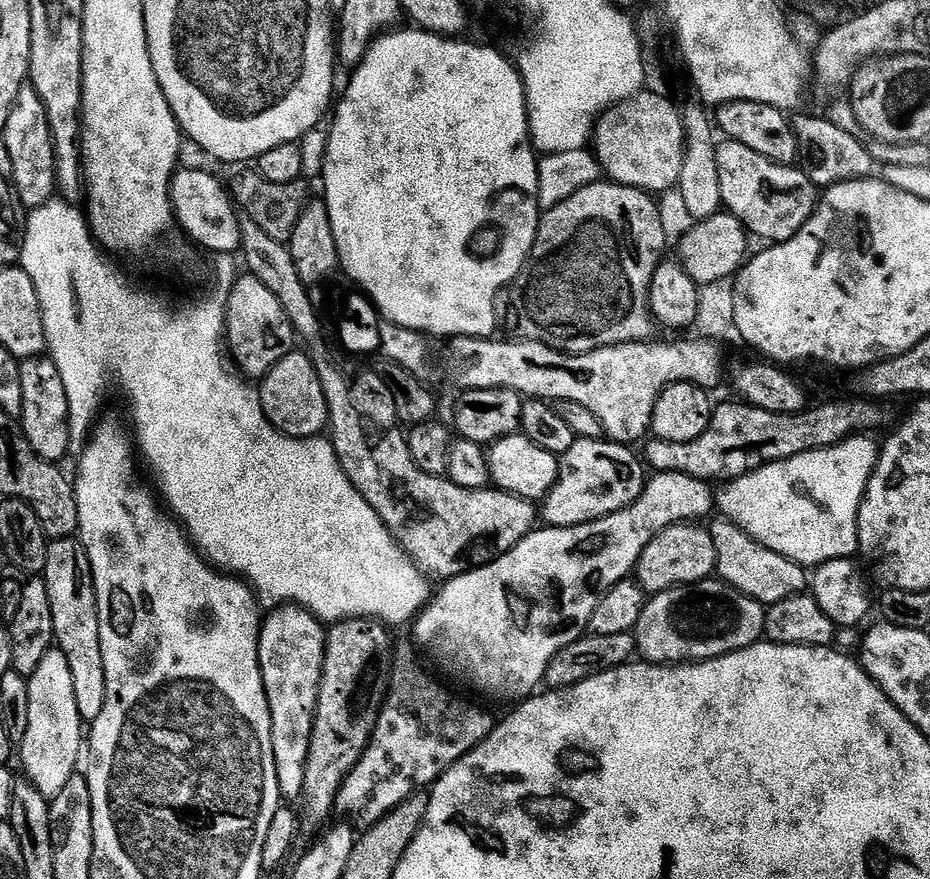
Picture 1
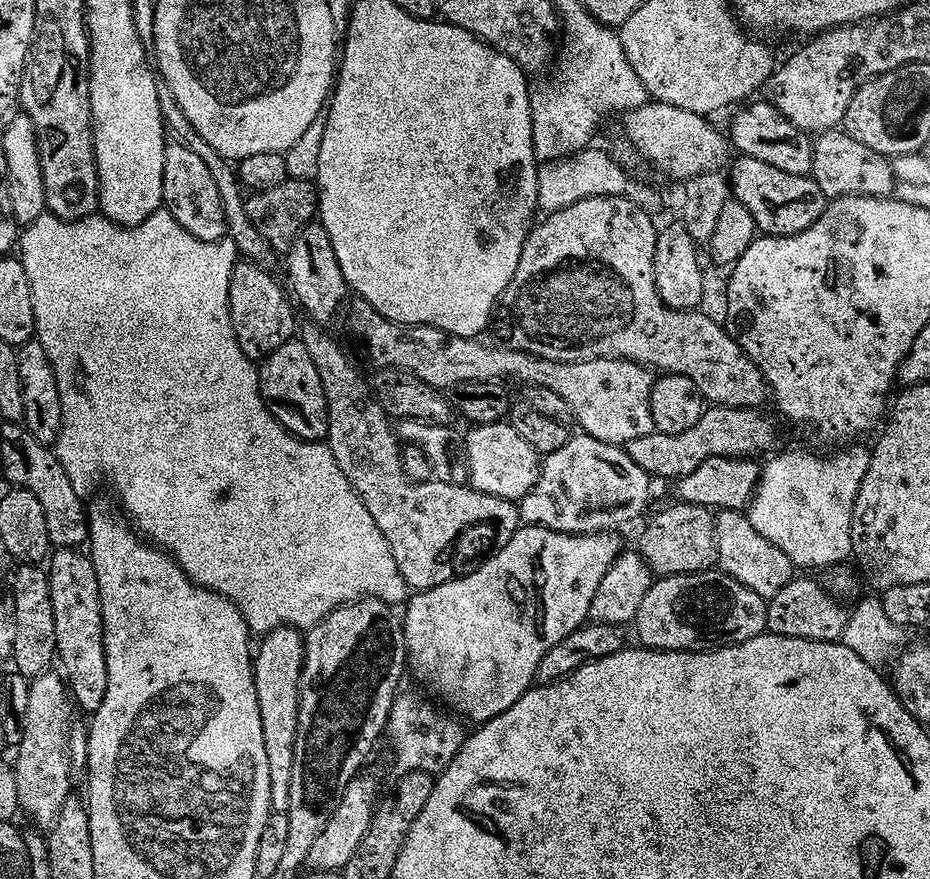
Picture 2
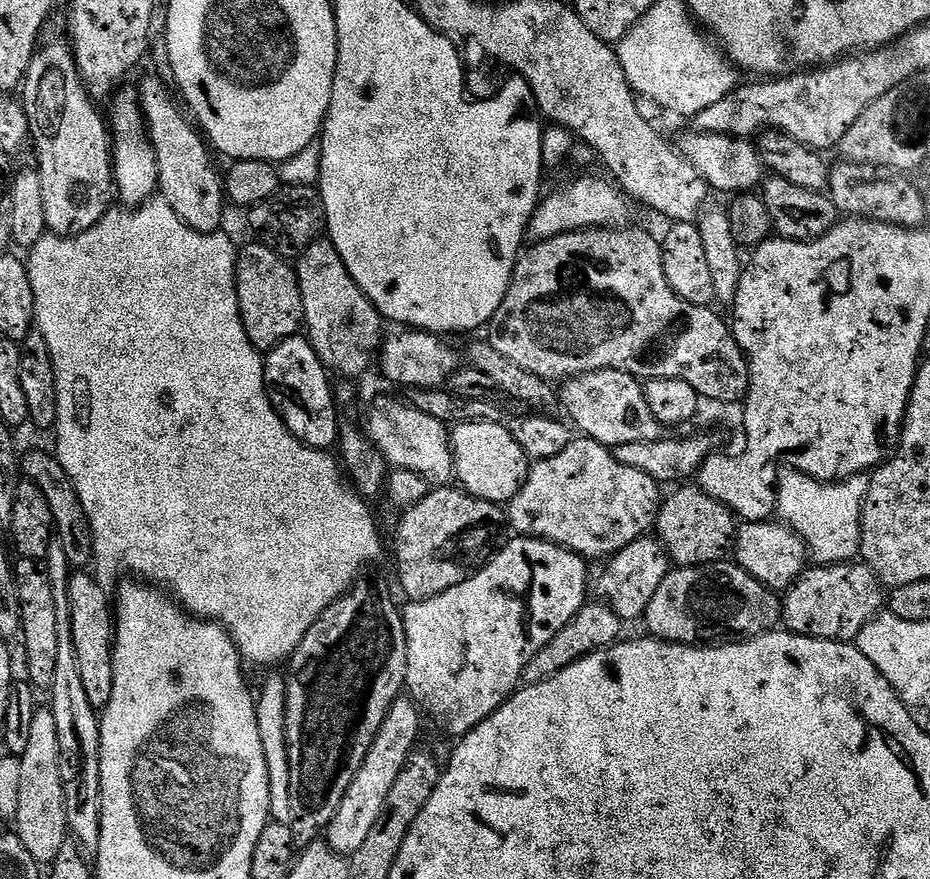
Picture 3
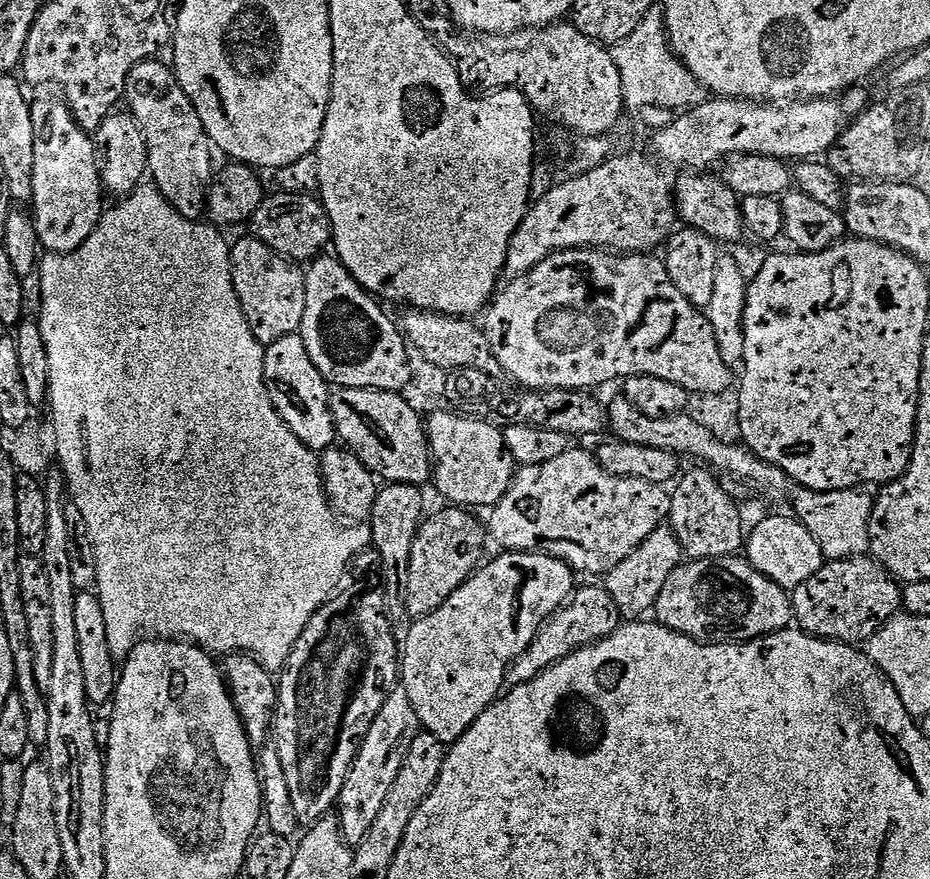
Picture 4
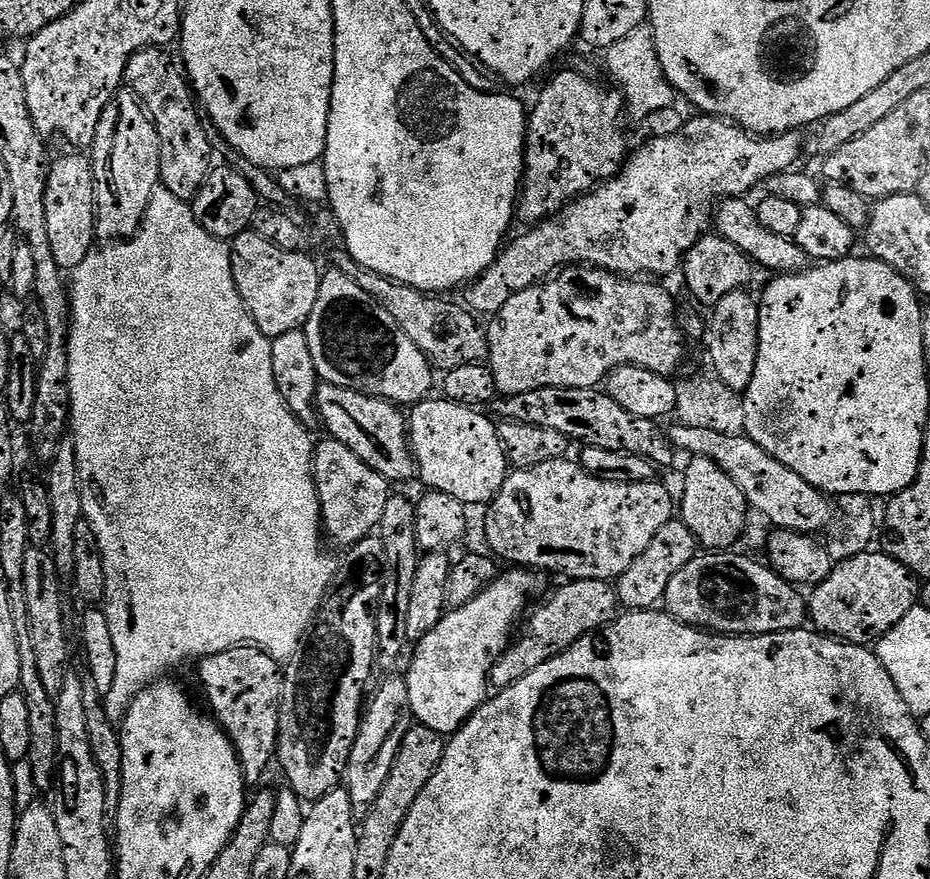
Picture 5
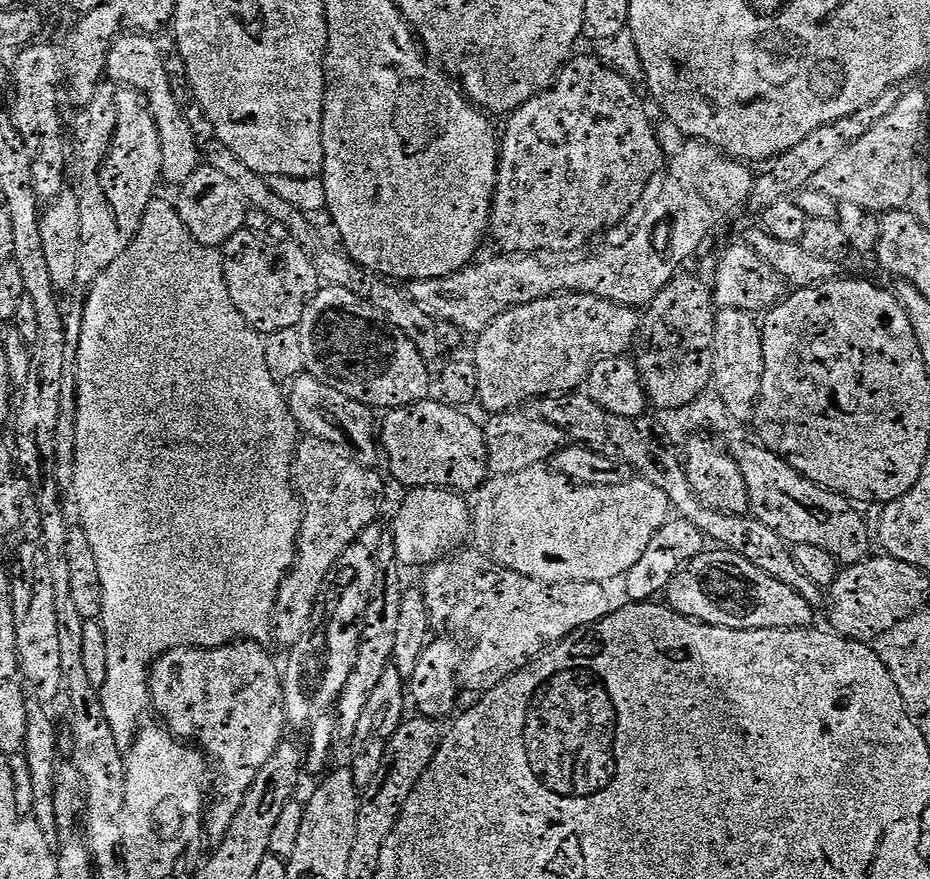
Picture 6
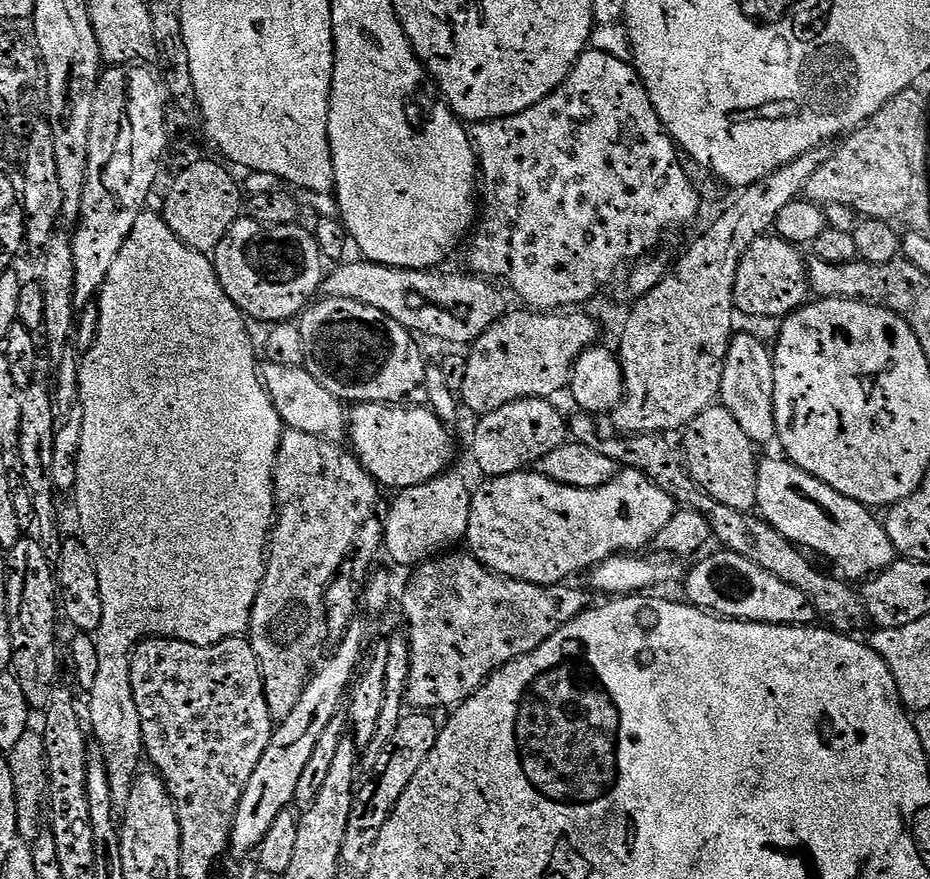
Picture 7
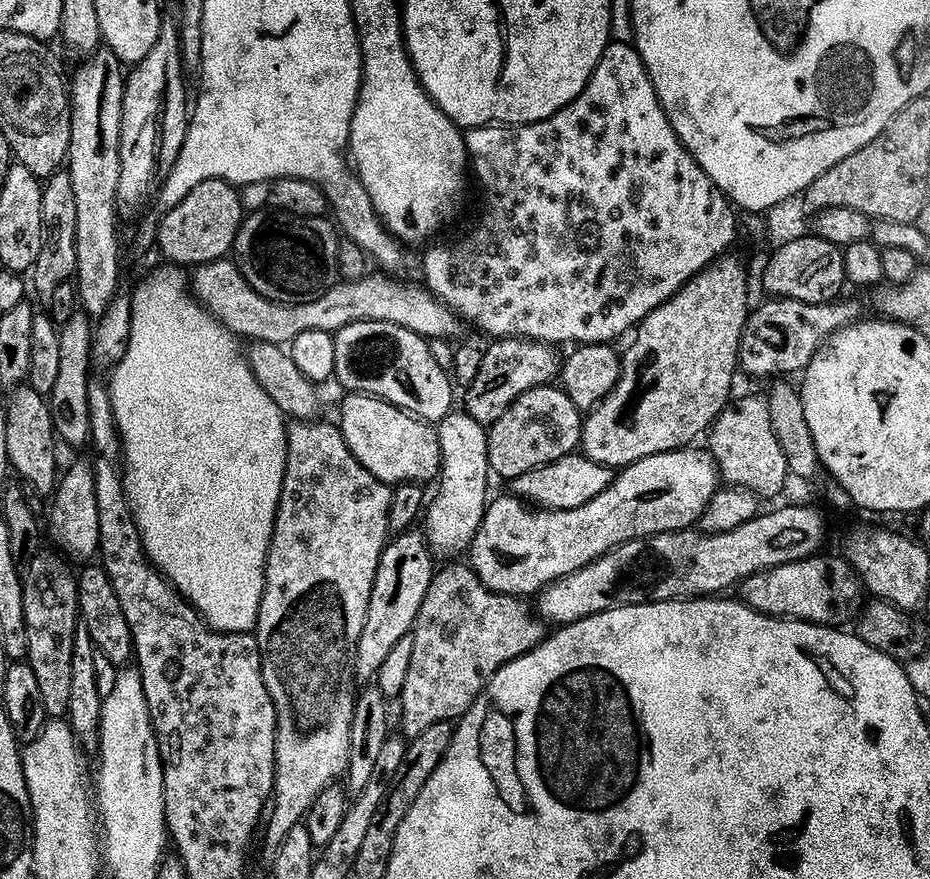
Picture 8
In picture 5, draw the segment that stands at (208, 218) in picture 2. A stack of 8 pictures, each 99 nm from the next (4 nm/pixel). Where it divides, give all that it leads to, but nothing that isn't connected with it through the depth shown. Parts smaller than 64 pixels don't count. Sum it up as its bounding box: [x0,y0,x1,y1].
[124,48,214,201]

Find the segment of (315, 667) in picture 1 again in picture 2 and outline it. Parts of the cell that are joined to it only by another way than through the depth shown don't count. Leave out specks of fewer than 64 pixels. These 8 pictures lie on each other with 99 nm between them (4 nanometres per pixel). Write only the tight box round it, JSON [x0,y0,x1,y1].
[254,628,306,814]

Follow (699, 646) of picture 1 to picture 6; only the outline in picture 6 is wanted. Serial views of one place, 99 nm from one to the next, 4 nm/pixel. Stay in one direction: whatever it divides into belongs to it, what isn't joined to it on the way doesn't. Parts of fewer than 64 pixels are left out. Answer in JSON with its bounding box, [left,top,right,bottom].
[666,550,814,630]

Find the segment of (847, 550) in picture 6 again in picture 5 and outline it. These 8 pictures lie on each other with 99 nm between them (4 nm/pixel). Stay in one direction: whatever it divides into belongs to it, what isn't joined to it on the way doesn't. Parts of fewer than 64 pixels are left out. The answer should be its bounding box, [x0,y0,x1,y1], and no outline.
[670,423,834,534]

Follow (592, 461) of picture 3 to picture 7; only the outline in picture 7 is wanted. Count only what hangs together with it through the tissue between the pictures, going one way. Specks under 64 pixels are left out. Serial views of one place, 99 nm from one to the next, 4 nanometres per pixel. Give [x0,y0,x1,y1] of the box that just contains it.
[466,468,678,584]

